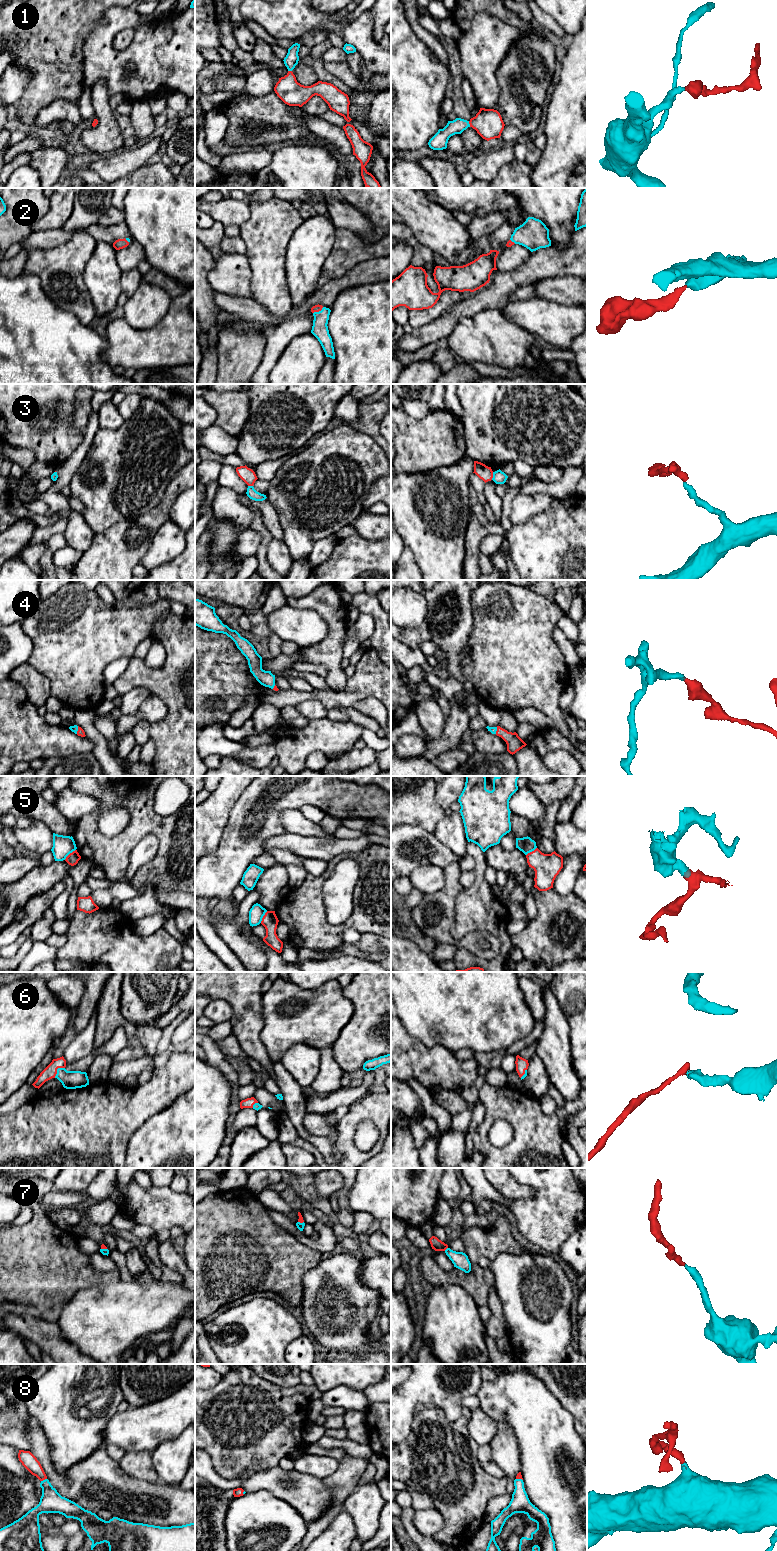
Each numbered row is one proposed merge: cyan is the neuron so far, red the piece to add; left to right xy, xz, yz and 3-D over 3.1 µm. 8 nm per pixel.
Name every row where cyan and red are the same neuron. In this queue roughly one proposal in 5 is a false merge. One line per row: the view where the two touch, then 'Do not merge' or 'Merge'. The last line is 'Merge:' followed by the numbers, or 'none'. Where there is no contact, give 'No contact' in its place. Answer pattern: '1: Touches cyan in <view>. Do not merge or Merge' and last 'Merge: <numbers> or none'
1: Touches cyan in yz. Merge
2: Touches cyan in xz. Merge
3: Touches cyan in yz. Merge
4: Touches cyan in xy. Merge
5: Touches cyan in xy. Do not merge
6: Touches cyan in xy. Merge
7: Touches cyan in yz. Merge
8: Touches cyan in xy. Merge
Merge: 1, 2, 3, 4, 6, 7, 8

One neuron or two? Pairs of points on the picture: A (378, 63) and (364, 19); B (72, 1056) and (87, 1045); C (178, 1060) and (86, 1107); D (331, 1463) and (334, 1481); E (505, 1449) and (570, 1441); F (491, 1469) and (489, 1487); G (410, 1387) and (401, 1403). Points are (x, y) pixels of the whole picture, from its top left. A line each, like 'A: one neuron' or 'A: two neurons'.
A: one neuron
B: one neuron
C: one neuron
D: two neurons
E: two neurons
F: two neurons
G: one neuron

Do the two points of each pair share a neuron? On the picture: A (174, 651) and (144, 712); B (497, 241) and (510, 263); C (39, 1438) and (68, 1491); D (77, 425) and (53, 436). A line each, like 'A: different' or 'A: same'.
A: different
B: same
C: same
D: different

